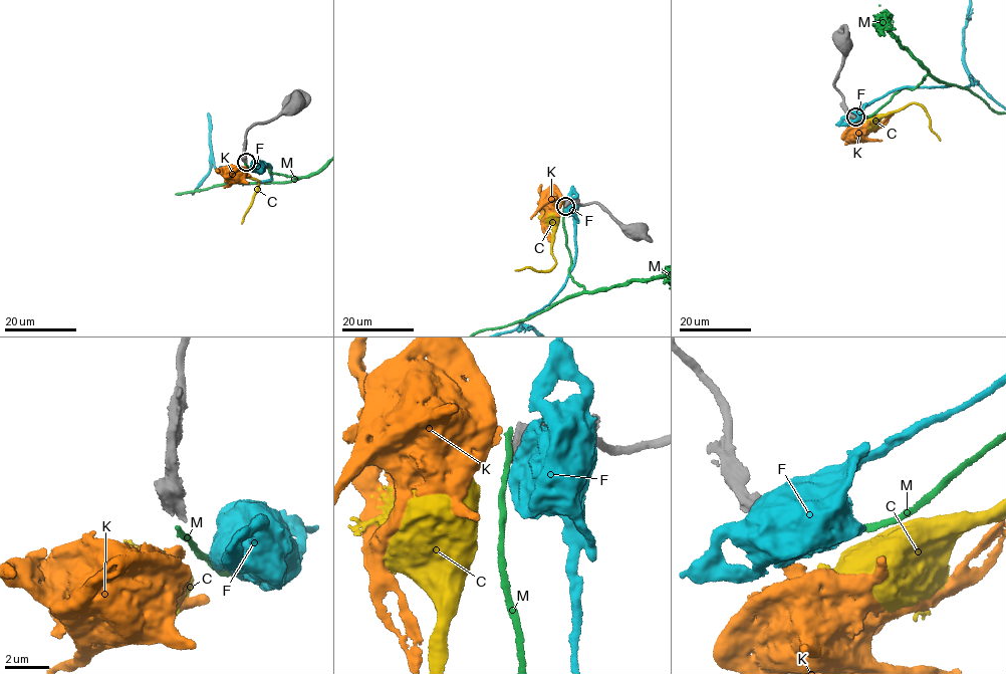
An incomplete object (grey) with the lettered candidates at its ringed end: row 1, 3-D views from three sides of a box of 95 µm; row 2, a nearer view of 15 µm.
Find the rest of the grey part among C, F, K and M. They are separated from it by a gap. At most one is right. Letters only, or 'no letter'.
no letter

